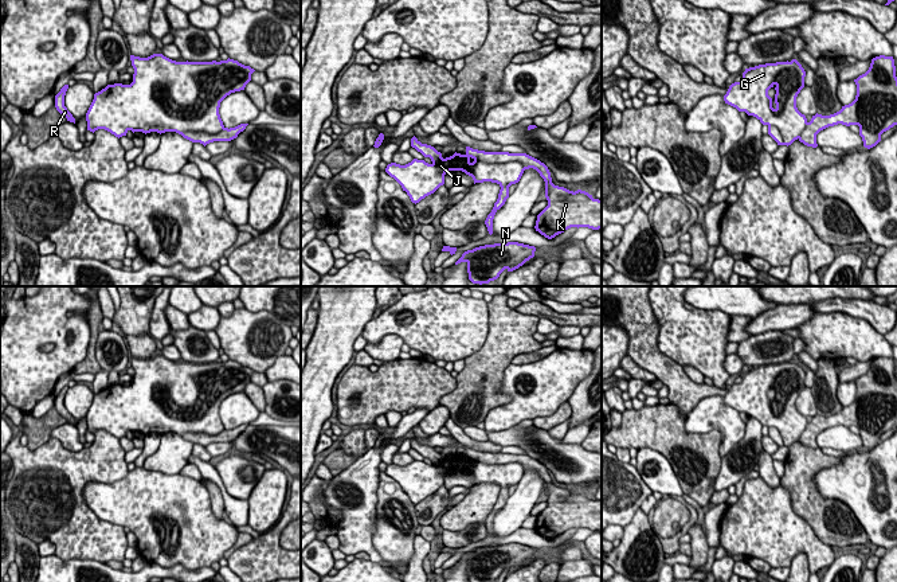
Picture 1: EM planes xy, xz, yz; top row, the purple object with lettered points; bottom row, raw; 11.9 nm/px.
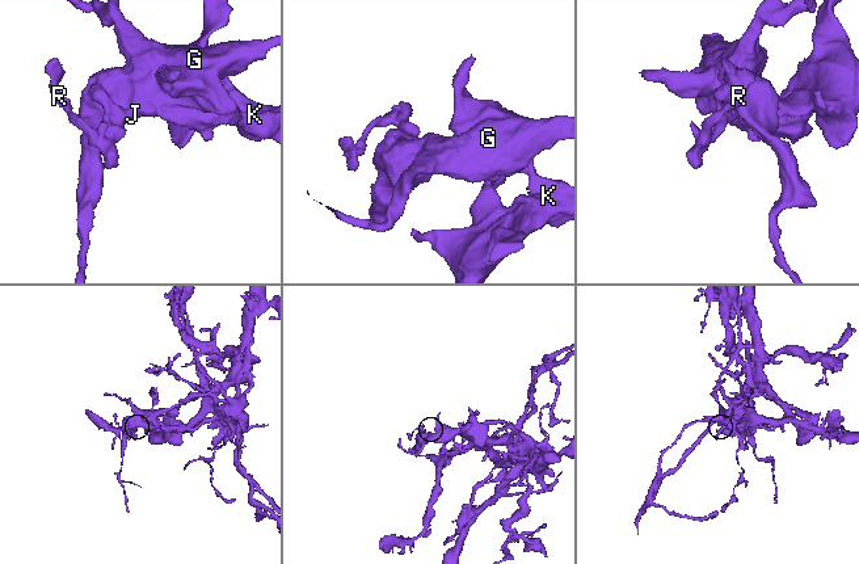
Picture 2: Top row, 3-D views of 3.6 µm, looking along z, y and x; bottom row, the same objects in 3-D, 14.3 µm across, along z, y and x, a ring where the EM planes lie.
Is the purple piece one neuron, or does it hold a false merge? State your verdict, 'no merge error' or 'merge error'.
merge error

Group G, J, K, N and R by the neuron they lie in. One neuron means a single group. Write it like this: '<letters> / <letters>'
G J R / K N

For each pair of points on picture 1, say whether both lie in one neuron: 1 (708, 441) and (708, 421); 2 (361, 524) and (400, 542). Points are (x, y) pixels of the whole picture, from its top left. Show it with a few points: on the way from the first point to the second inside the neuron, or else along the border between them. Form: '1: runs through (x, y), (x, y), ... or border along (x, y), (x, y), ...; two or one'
1: border along (685, 416), (688, 432), (720, 433), (721, 457); two
2: border along (376, 499), (376, 526), (372, 546), (383, 561); two

